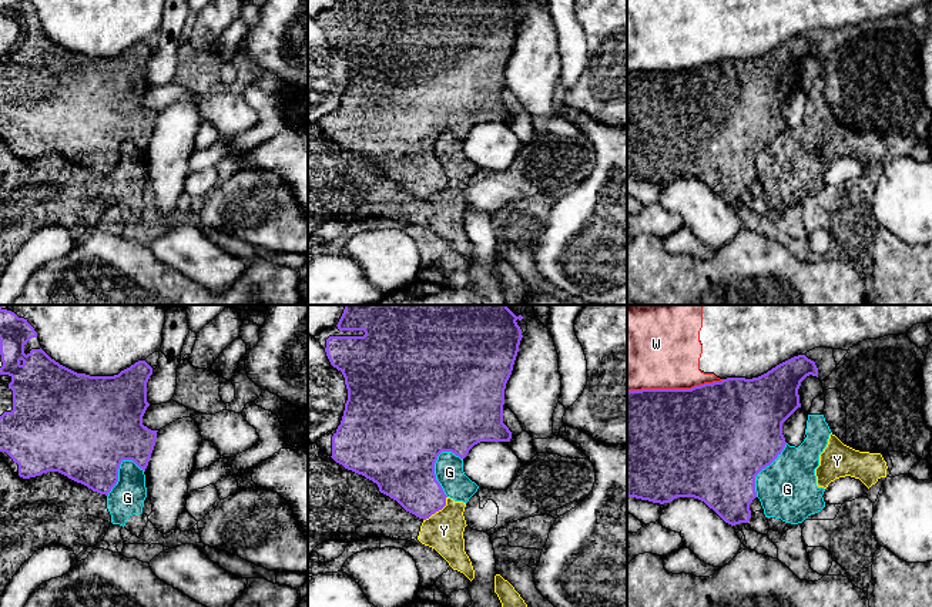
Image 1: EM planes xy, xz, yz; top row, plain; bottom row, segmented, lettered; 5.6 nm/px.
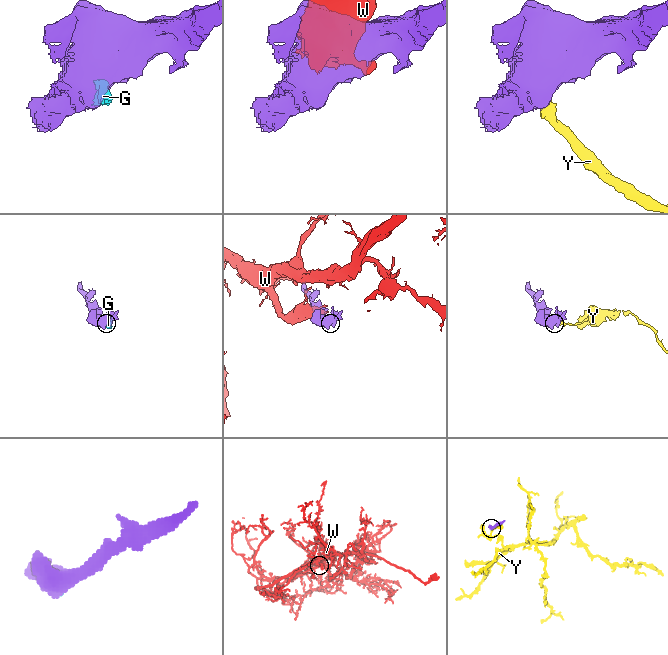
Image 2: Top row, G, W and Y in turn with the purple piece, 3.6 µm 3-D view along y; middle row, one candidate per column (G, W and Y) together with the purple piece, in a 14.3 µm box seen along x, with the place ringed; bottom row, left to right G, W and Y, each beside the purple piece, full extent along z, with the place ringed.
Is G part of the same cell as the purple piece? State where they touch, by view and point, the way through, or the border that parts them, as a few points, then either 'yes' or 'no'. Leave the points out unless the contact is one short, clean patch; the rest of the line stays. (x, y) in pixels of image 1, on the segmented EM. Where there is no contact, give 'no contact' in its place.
contact xz (433, 473); no

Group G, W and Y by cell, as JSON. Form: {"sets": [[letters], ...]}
{"sets": [["G", "Y"], ["W"]]}

